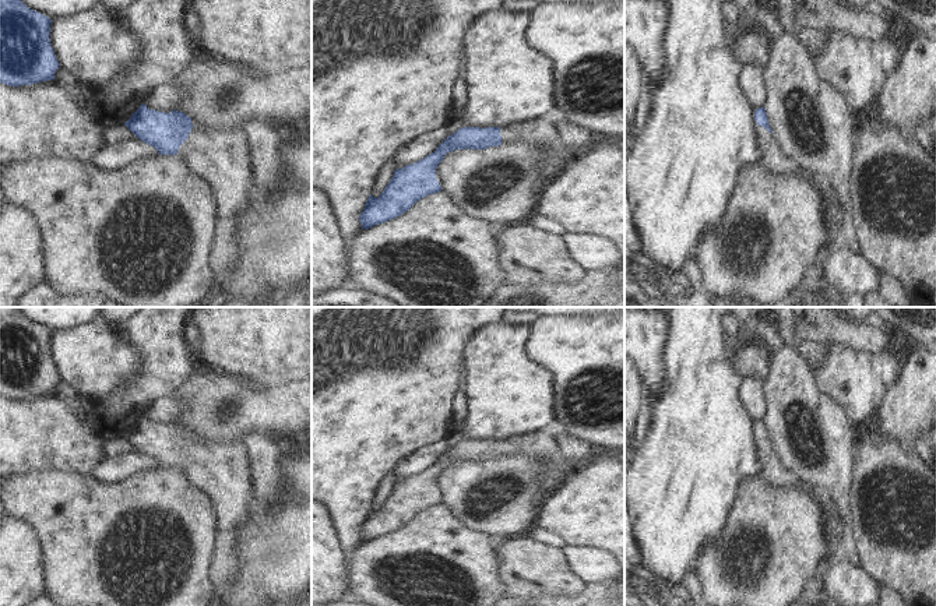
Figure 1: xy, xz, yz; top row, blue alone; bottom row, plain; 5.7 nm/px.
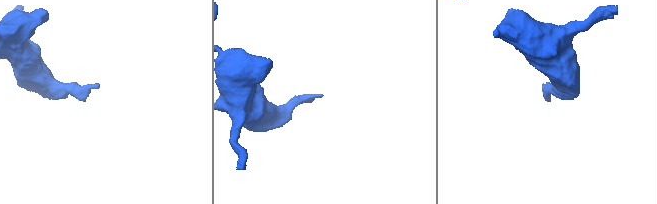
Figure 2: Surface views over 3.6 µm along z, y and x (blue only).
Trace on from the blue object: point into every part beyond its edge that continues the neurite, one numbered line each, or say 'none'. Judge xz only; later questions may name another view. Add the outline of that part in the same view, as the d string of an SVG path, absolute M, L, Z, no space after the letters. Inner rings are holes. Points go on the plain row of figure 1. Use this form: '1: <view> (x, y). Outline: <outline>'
1: xz (538, 444). Outline: M542 431L500 440L502 457L525 455L541 461L562 461L555 440Z

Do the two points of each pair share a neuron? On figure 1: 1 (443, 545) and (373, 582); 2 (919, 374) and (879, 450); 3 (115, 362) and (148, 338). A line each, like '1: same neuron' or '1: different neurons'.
1: same neuron
2: different neurons
3: different neurons

